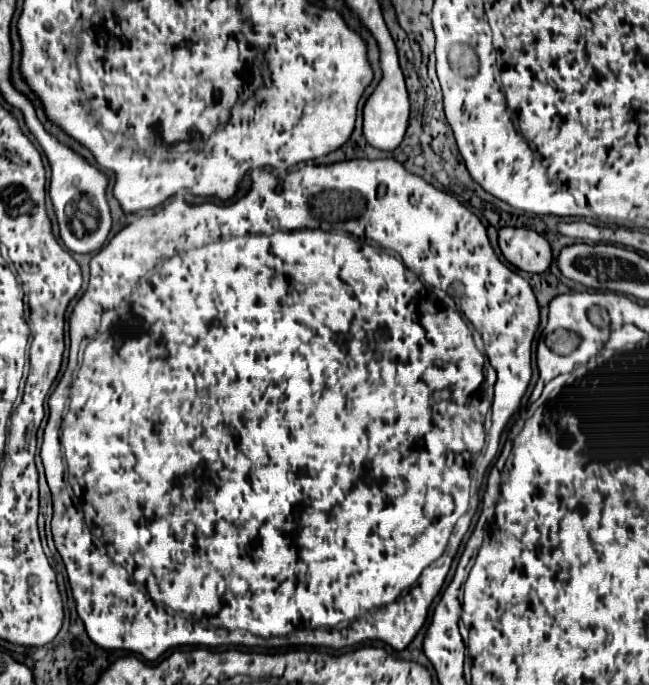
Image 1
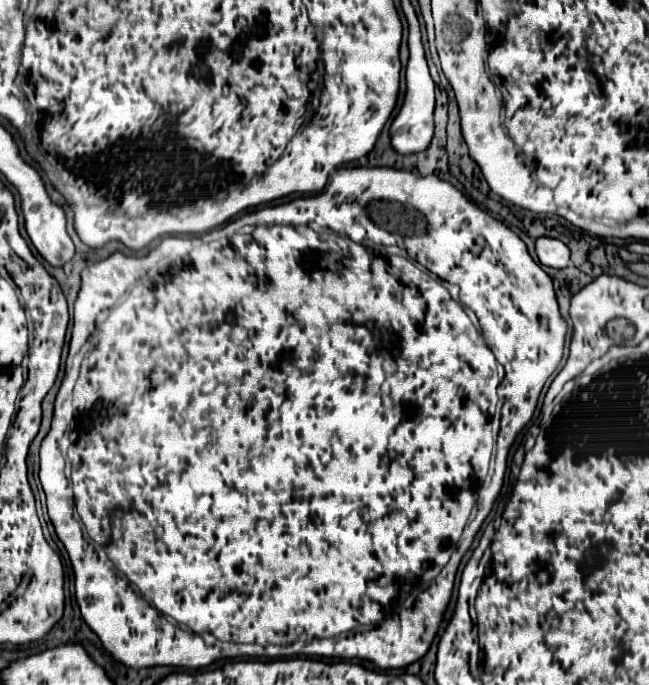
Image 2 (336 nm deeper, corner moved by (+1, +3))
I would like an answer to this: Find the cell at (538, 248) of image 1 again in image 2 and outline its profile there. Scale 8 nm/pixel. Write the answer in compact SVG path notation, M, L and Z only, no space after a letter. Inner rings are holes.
M541 237L537 239L537 257L543 265L547 267L555 267L555 269L563 269L571 263L569 259L569 247L559 241L559 239L551 239L551 237Z

